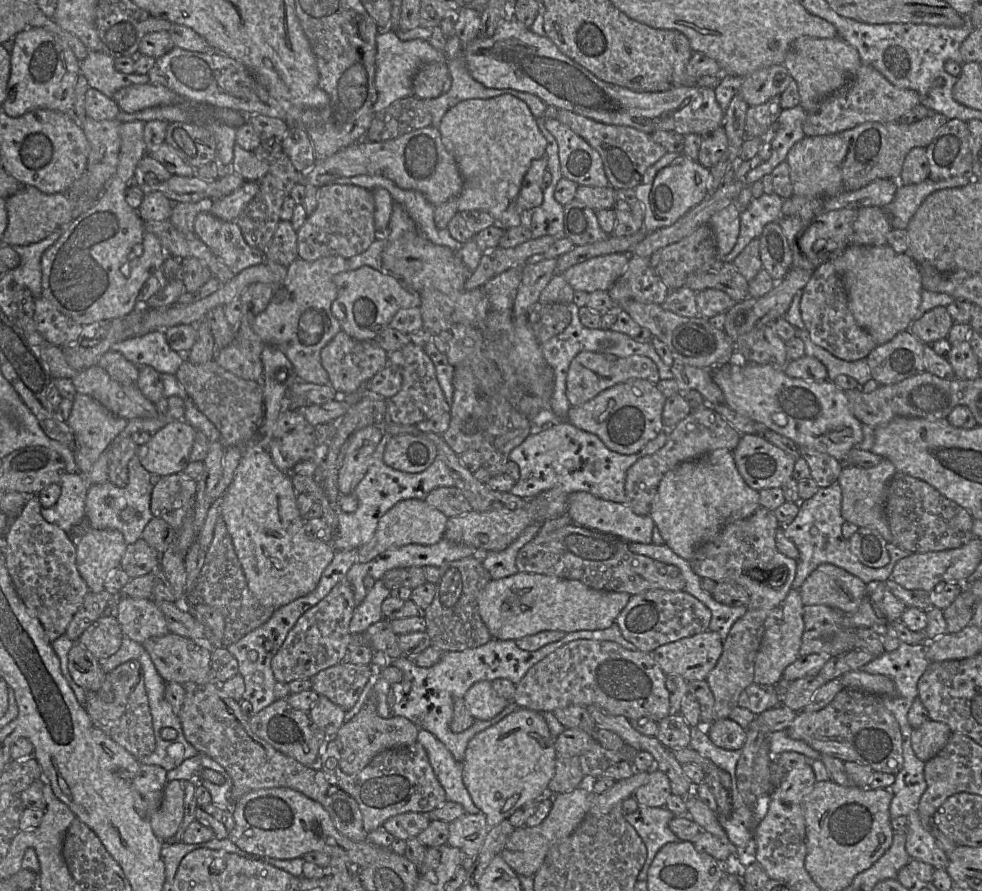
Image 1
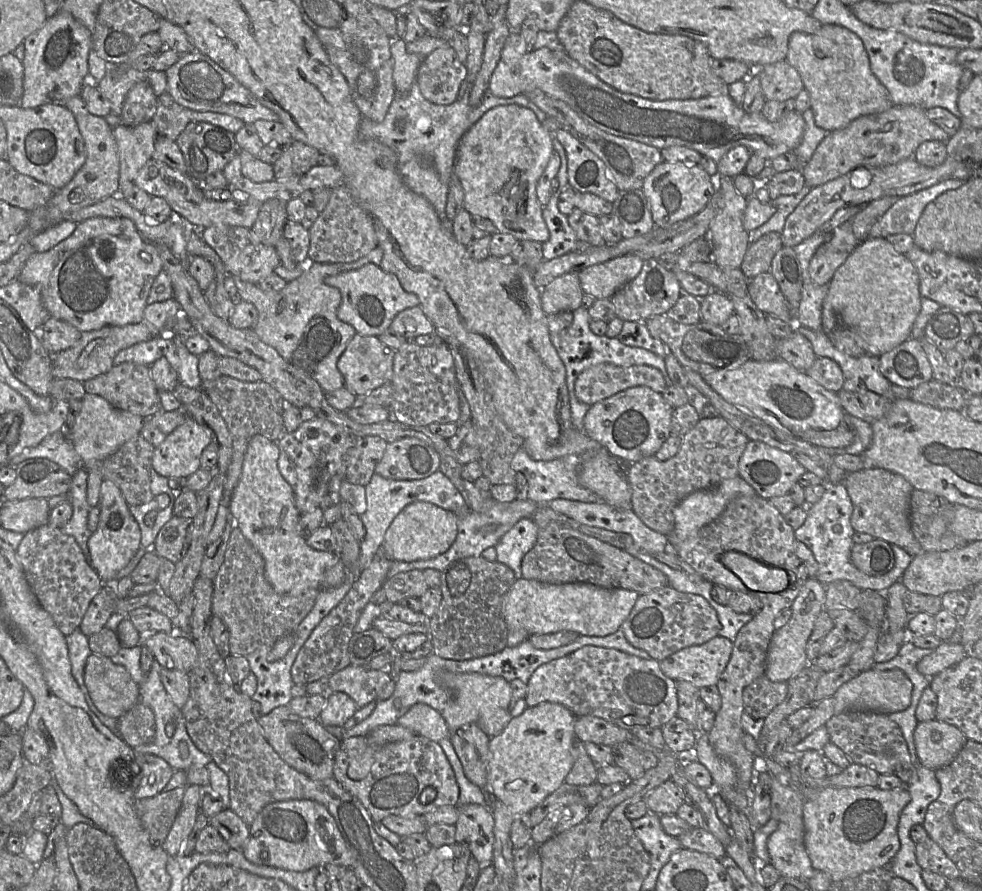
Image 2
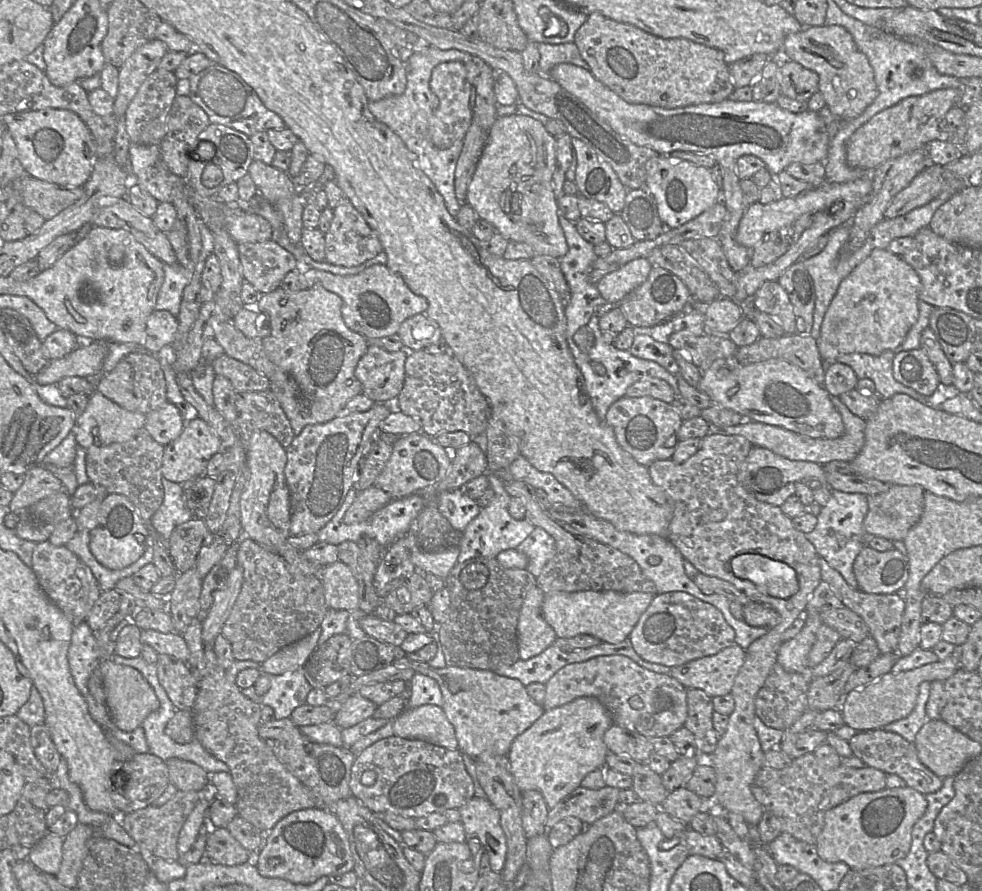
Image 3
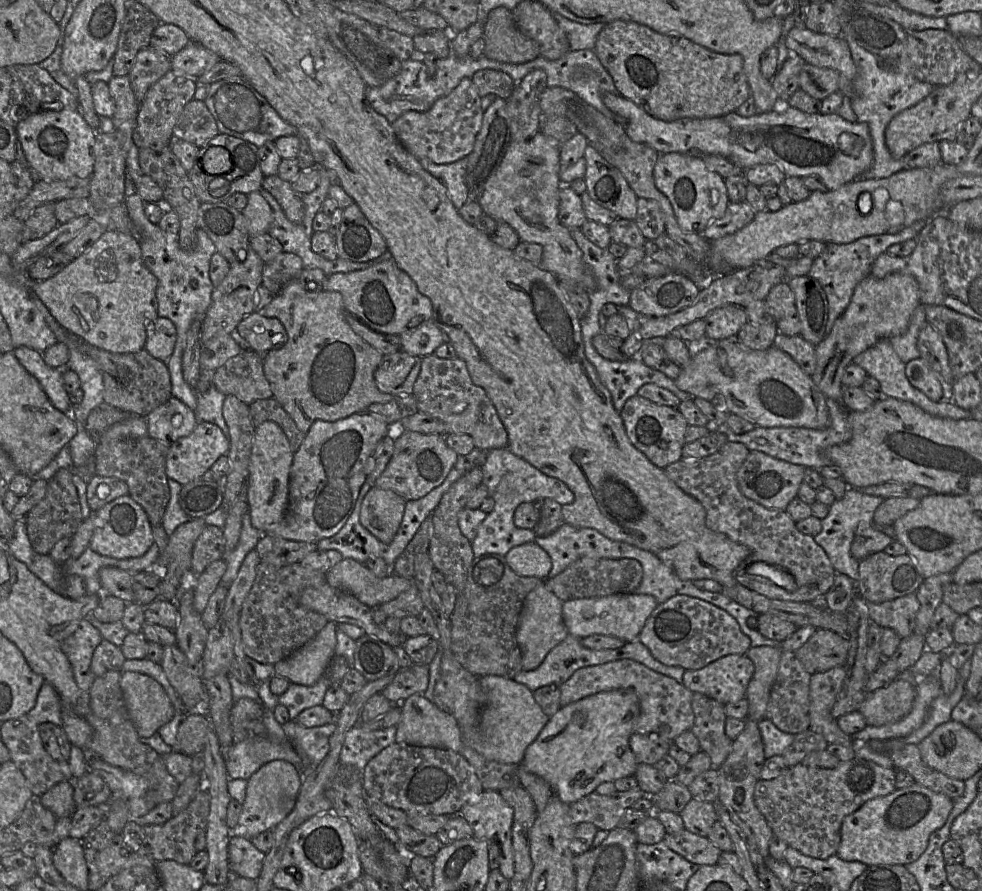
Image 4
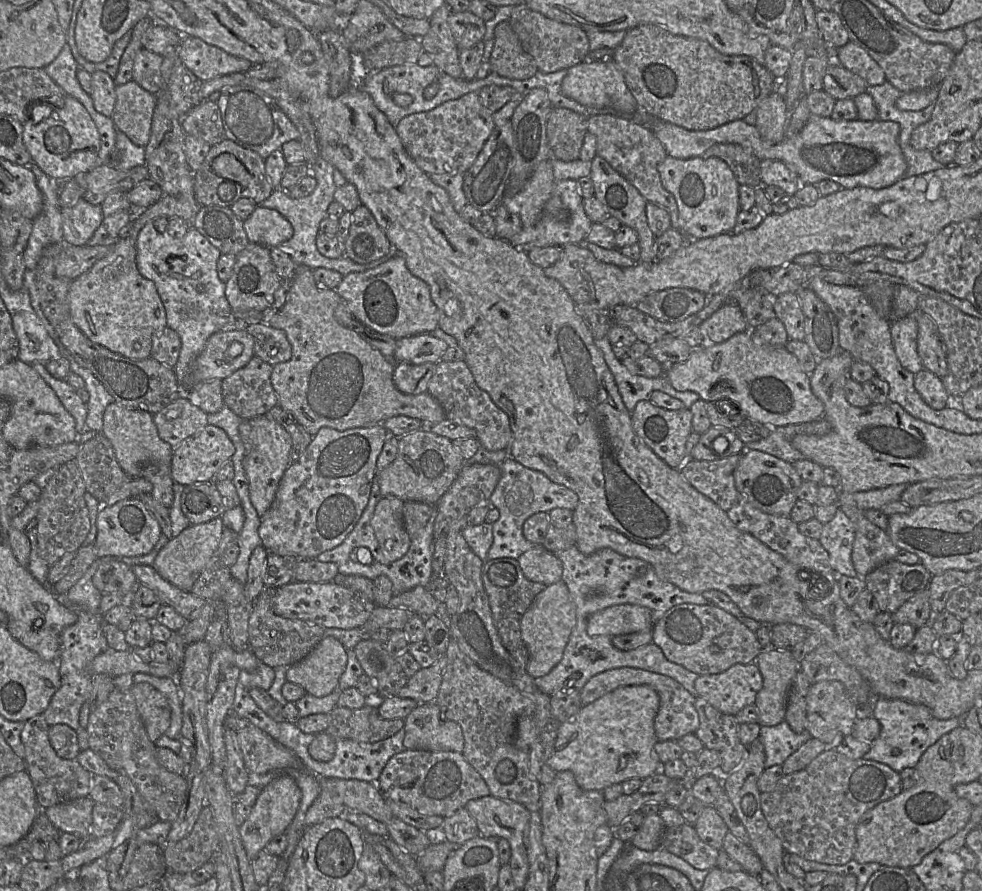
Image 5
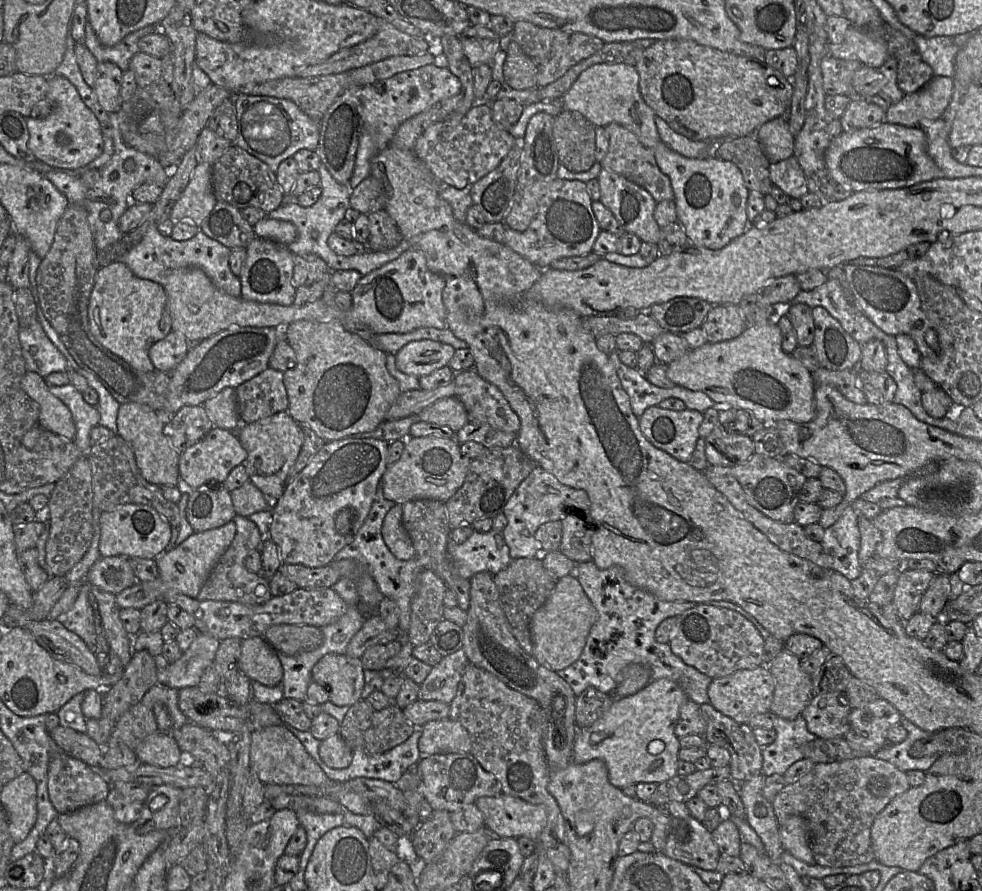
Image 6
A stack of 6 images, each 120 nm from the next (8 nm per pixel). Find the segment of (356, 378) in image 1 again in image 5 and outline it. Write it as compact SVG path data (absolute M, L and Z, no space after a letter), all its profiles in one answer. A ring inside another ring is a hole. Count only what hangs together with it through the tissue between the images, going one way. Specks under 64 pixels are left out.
M396 362L393 371L394 384L404 394L418 395L426 393L434 368L435 364L433 363L414 365Z

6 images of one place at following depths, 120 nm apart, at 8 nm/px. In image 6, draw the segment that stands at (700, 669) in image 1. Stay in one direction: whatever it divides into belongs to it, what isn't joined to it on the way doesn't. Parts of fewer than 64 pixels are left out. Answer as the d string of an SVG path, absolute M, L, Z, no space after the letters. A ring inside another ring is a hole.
M765 665L753 669L742 669L731 675L712 679L708 687L710 704L722 714L736 722L747 724L755 715L770 712L775 684Z

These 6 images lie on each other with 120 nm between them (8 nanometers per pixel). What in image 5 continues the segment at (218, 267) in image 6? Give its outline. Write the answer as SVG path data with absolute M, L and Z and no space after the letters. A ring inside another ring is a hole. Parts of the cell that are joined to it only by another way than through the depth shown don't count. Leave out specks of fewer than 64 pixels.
M153 221L147 222L136 239L136 264L142 276L156 285L165 307L167 326L177 332L181 339L181 350L173 368L183 393L190 392L194 384L191 373L195 361L204 349L208 339L216 332L241 326L235 320L225 296L225 282L217 273L217 261L222 253L195 227L179 239L167 232L156 230Z

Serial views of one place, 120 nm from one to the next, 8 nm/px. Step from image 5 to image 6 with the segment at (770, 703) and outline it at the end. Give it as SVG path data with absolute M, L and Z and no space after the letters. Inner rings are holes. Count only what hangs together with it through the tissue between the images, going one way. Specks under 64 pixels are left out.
M783 649L767 666L775 689L770 712L786 720L800 716L812 698L811 676L800 665L800 659Z

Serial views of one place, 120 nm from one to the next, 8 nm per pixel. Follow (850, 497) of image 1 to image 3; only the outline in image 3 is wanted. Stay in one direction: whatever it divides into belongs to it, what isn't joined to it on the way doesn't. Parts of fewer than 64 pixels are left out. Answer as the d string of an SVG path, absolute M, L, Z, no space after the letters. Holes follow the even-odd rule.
M891 485L884 493L867 496L866 533L903 541L921 518L925 490L918 485Z

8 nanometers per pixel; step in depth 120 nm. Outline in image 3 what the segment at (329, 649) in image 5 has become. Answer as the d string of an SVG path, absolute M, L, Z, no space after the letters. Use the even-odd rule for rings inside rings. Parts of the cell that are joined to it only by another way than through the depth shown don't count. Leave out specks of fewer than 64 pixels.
M319 627L313 634L289 644L261 664L262 675L281 675L288 671L303 668L304 664L319 646L321 630Z

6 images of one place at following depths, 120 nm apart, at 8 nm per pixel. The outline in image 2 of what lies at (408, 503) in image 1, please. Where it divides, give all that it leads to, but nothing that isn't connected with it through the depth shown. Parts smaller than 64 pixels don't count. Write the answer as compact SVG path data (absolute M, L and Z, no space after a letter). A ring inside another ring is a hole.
M429 502L408 504L385 532L382 550L392 560L417 561L434 558L446 552L456 539L458 516Z

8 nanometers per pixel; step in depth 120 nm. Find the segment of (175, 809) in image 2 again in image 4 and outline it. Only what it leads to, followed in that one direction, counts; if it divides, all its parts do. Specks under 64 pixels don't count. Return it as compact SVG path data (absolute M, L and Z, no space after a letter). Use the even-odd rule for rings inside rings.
M207 790L197 792L188 807L176 816L160 825L144 826L144 832L154 860L171 860L180 864L189 865L198 852L195 848L197 836L206 831L210 801Z

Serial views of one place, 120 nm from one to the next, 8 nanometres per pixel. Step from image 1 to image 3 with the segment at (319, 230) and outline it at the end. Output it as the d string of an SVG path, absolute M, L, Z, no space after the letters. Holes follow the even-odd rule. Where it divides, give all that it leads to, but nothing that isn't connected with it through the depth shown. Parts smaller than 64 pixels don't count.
M344 197L339 202L339 204L333 209L333 214L330 228L324 234L325 262L337 266L353 267L364 263L383 251L378 236L348 198Z

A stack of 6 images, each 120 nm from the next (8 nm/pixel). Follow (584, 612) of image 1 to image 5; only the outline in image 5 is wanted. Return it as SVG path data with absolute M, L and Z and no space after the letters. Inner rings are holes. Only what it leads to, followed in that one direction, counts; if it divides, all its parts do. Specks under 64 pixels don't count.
M620 604L593 614L587 632L591 636L639 633L653 627L651 611L644 606Z

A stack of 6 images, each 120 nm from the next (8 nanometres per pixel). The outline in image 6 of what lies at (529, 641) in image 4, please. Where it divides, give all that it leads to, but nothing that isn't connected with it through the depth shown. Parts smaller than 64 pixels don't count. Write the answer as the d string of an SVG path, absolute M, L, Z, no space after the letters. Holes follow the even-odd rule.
M570 575L559 579L547 601L530 621L533 657L539 664L555 672L567 668L580 658L597 619L598 612L579 581Z

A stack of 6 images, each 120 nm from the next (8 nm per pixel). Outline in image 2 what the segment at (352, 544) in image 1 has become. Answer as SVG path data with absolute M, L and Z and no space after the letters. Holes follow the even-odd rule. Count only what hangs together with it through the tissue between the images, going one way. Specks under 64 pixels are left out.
M440 470L427 478L419 480L391 480L375 472L370 482L365 486L365 493L367 507L366 511L360 515L360 519L365 527L366 534L364 539L359 542L360 556L358 564L360 569L371 563L382 546L388 527L408 504L418 501L429 502L456 515L472 512L454 484Z

